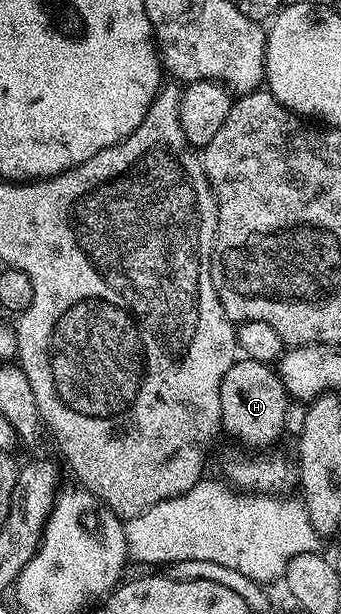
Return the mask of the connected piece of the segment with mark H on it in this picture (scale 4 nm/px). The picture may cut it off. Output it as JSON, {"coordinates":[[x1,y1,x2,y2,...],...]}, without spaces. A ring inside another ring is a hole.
{"coordinates":[[236,359,232,367,228,367,224,375,224,383,220,383,220,411,222,412,222,428,225,436,239,437,251,445,251,450,266,451,282,437,286,429,286,401,288,394,284,383,278,378,277,372,267,362]]}

